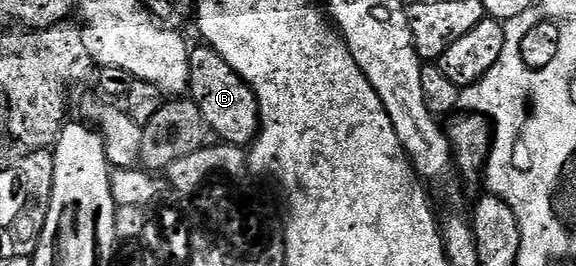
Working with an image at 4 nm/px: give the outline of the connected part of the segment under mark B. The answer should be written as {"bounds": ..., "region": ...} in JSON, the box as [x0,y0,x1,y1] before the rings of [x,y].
{"bounds":[188,45,260,148],"region":[[[207,45],[199,46],[193,46],[190,51],[190,65],[192,66],[188,78],[190,98],[193,103],[198,105],[198,109],[202,109],[202,117],[206,117],[206,125],[210,125],[217,140],[233,143],[235,147],[247,148],[255,143],[256,137],[260,133],[260,103],[246,80],[234,69],[230,69],[228,62],[218,52],[213,51]]]}

